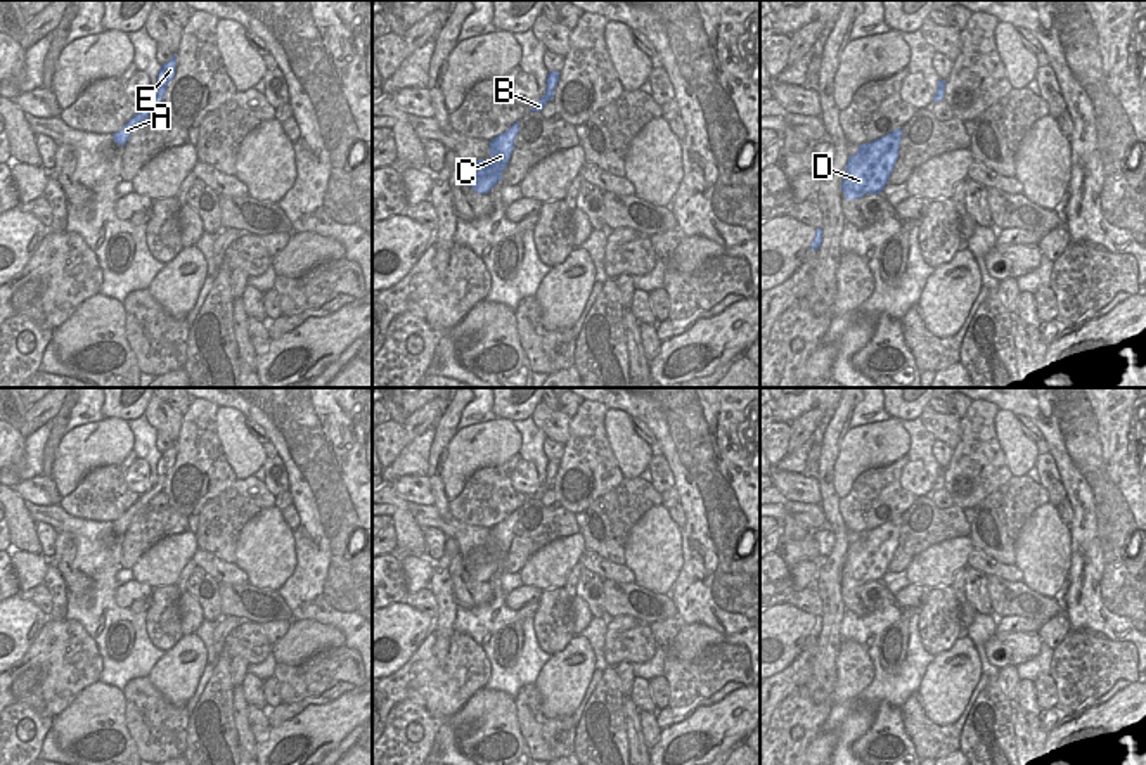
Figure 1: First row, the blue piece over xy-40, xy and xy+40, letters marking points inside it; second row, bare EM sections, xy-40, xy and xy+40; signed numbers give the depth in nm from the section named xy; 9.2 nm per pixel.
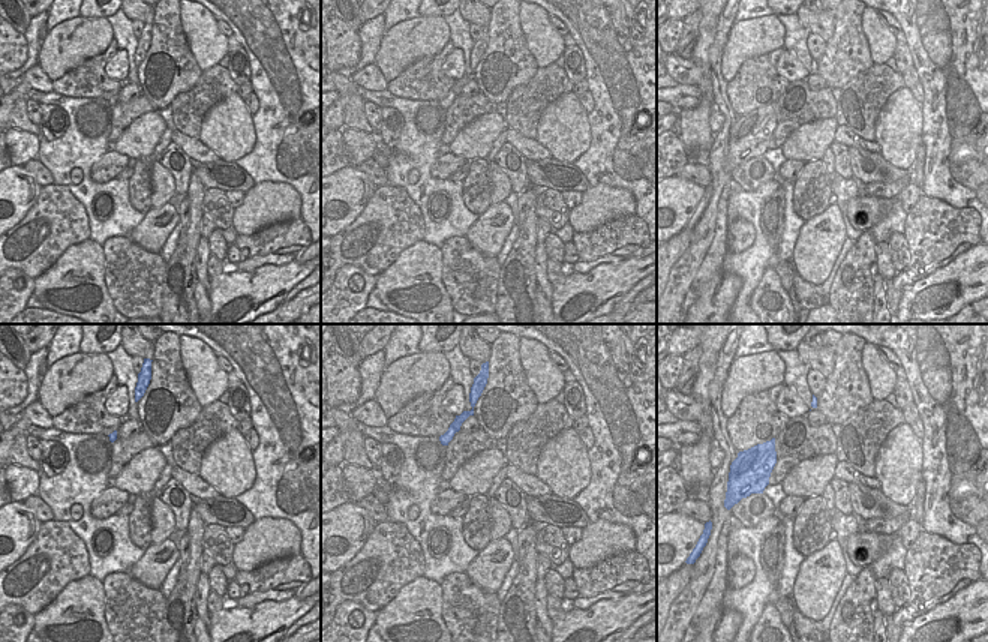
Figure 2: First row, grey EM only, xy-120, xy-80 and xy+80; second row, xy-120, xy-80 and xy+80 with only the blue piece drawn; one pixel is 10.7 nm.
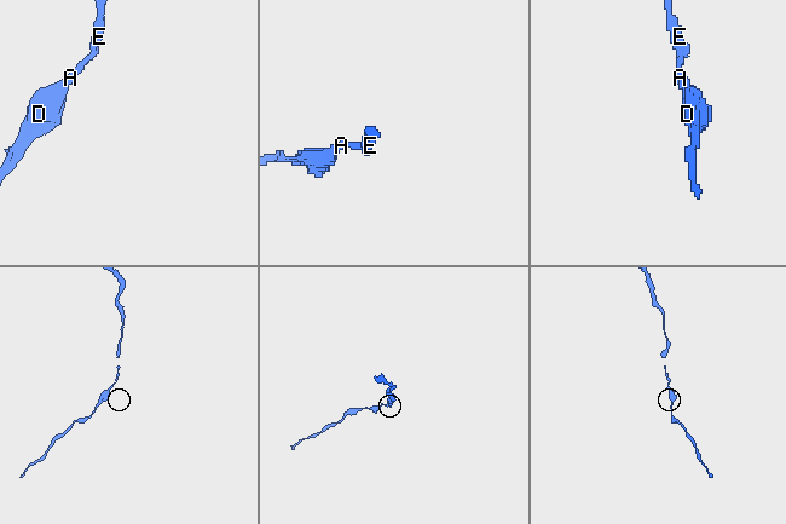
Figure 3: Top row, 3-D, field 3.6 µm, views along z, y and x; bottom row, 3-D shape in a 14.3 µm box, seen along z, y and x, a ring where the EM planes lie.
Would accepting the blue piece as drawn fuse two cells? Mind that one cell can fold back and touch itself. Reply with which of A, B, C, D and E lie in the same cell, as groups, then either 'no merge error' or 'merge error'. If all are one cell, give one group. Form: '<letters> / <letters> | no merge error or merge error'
A B C D E | no merge error

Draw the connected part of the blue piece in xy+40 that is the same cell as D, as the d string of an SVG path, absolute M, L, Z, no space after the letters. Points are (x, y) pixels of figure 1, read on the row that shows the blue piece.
M902 128L869 142L848 158L841 192L845 199L881 194L898 159Z

